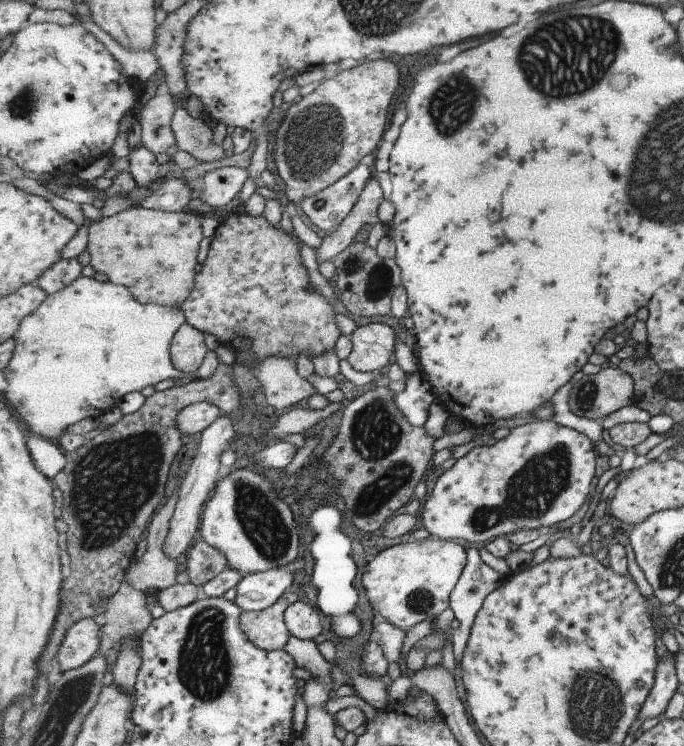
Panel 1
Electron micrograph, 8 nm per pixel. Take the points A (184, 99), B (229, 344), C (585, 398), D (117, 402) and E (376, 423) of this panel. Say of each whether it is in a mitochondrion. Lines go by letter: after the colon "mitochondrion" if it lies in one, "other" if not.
A: other
B: other
C: mitochondrion
D: other
E: mitochondrion

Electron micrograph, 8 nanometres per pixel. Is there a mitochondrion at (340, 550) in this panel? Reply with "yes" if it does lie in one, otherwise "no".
no

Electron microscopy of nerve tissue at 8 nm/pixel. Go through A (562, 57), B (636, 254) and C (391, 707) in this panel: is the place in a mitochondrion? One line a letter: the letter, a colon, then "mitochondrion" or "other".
A: mitochondrion
B: other
C: other

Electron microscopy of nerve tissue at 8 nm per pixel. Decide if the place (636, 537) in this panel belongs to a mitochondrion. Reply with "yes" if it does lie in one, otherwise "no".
no

